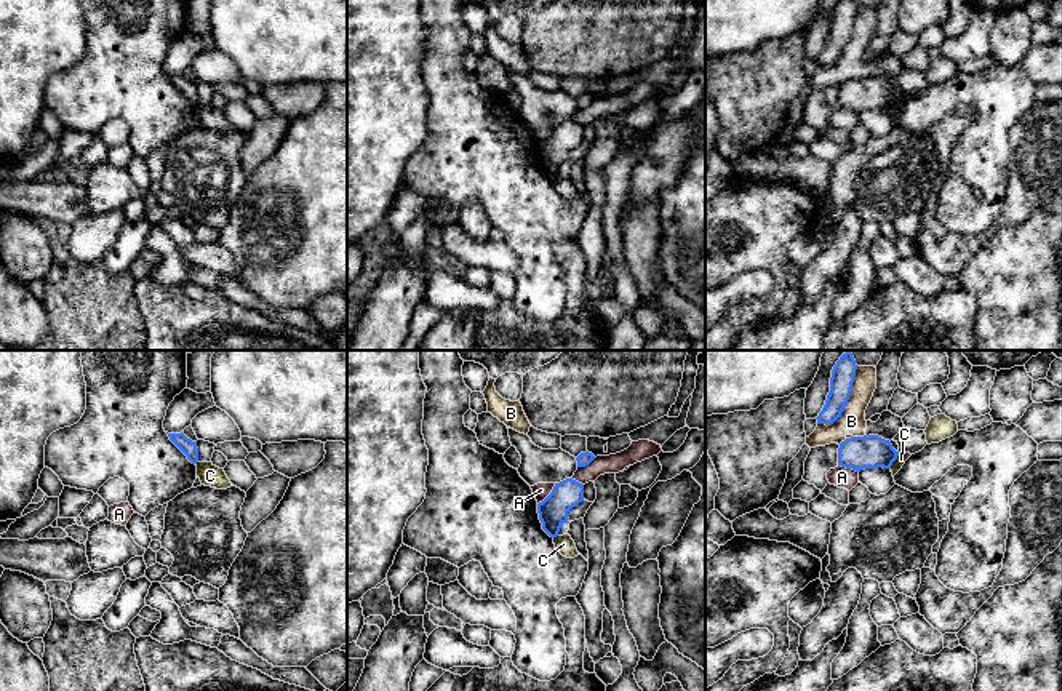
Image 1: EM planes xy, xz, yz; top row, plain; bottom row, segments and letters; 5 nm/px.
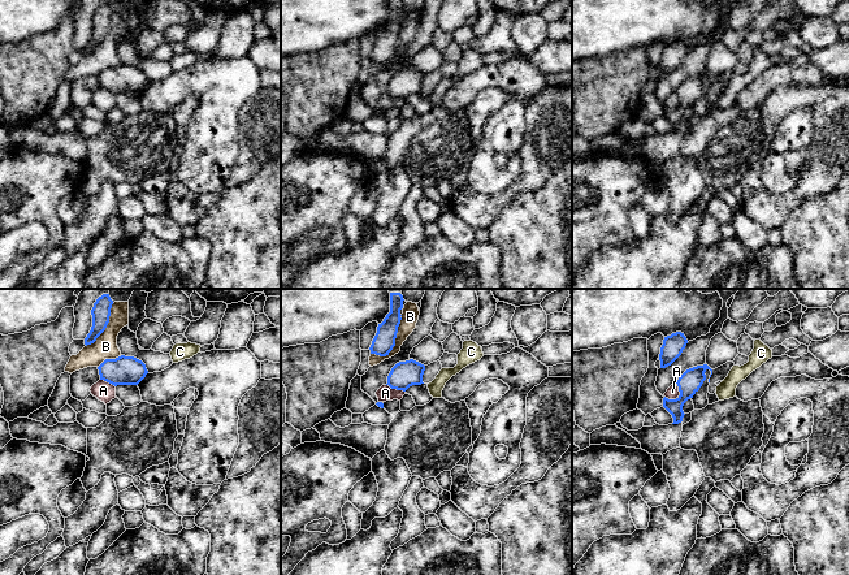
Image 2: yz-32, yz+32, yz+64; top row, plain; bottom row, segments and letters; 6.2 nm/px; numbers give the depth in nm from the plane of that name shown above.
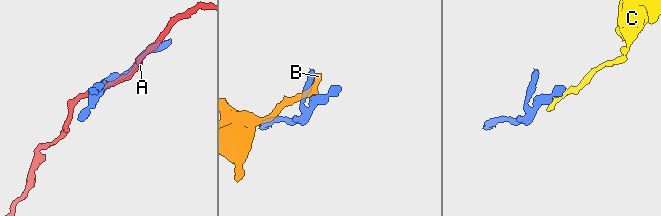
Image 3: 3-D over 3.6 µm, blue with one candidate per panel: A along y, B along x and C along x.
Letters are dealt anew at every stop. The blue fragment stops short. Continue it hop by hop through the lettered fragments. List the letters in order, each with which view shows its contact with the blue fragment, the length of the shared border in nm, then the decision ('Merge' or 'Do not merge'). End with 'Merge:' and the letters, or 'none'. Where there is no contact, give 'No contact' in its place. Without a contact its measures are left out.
A: Touches blue in xz. Shared border 140 nm. Do not merge
B: Touches blue in yz. Shared border 360 nm. Do not merge
C: Touches blue in yz. Shared border 90 nm. Do not merge
Merge: none

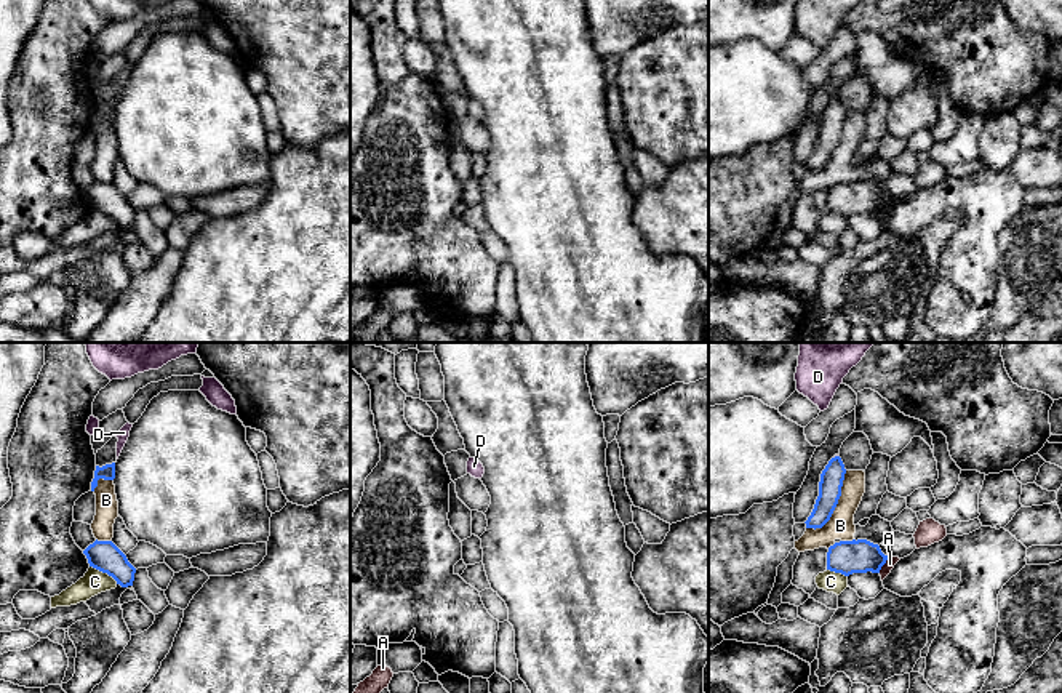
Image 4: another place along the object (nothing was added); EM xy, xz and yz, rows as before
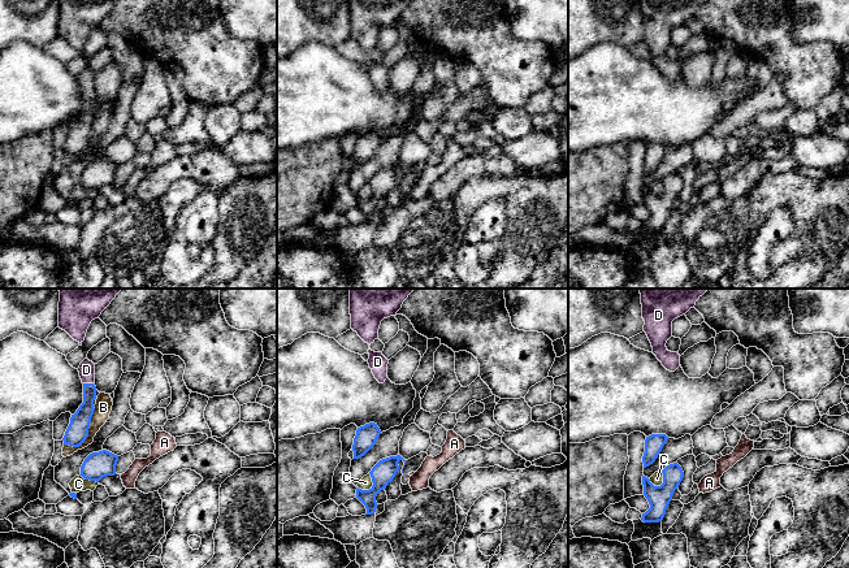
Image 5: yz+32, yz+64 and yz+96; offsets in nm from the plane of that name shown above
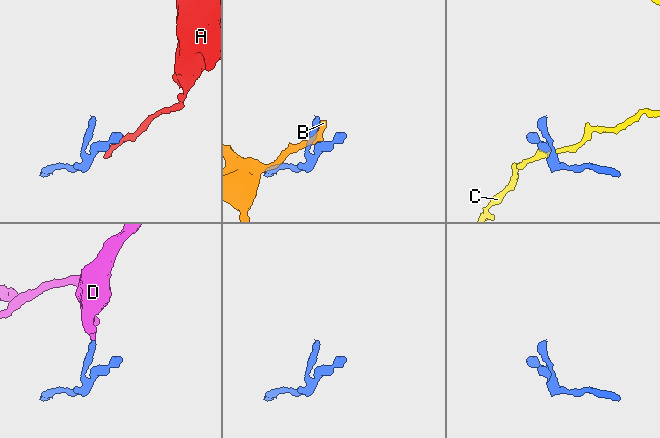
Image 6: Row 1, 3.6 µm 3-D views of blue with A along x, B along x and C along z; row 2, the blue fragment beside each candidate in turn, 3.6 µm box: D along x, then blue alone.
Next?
A: Touches blue in yz. Shared border 90 nm. Do not merge
B: Touches blue in yz. Shared border 360 nm. Do not merge
C: Touches blue in xy. Shared border 170 nm. Do not merge
D: Touches blue in yz. Shared border 40 nm. Merge
Merge: D

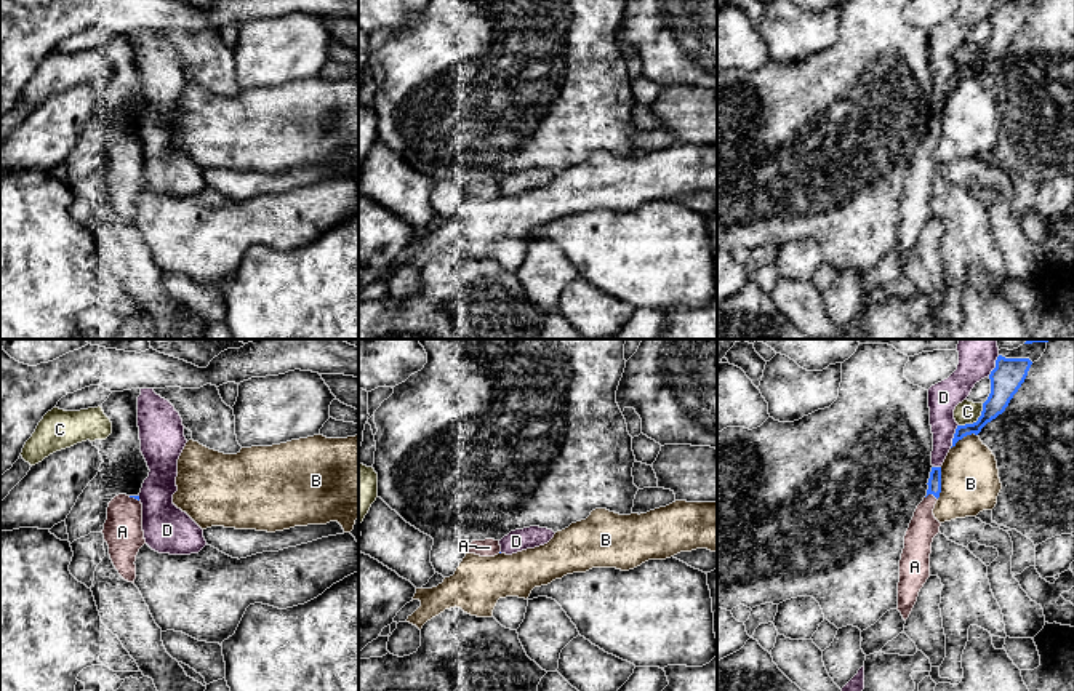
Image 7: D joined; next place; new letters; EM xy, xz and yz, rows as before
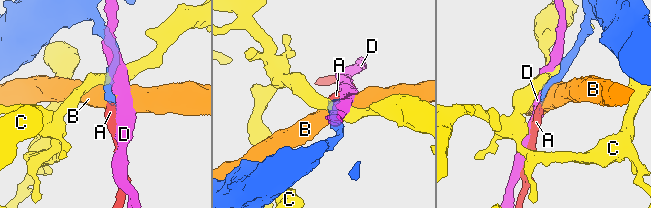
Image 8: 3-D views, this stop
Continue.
A: Touches blue in yz. Shared border 70 nm. Merge
B: Touches blue in yz. Shared border 160 nm. Do not merge
C: Touches blue in yz. Shared border 170 nm. Do not merge
D: Touches blue in yz. Shared border 130 nm. Do not merge
Merge: A

